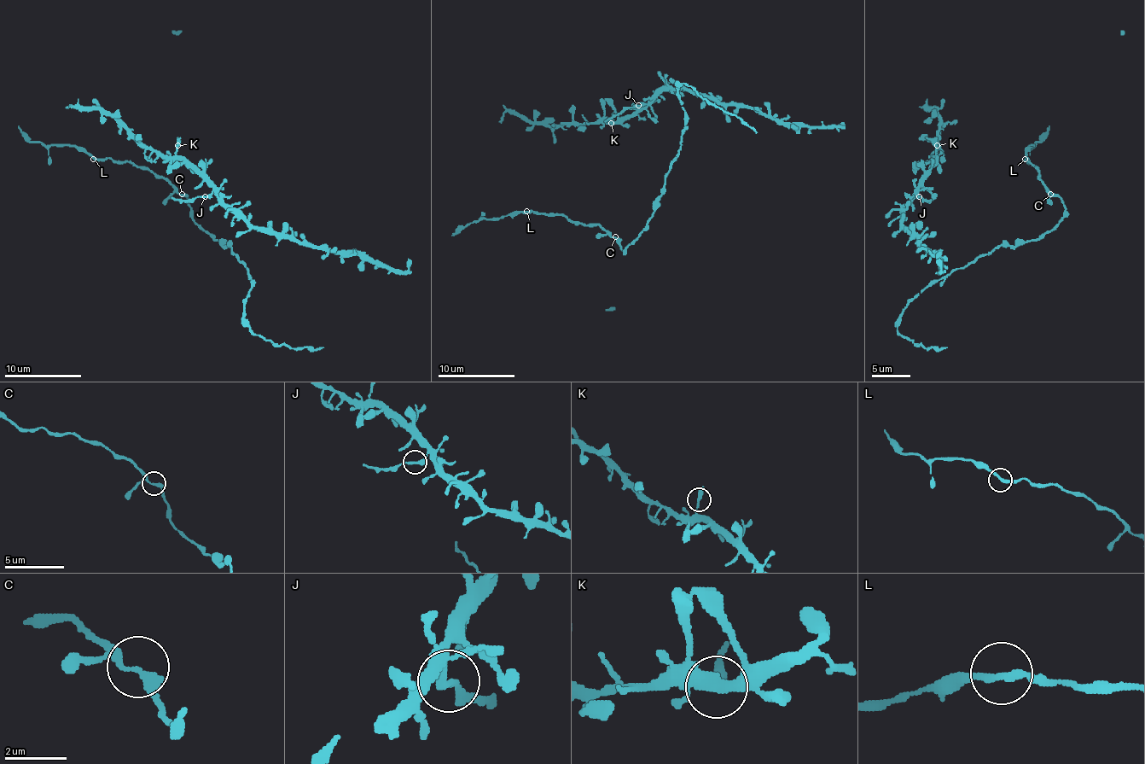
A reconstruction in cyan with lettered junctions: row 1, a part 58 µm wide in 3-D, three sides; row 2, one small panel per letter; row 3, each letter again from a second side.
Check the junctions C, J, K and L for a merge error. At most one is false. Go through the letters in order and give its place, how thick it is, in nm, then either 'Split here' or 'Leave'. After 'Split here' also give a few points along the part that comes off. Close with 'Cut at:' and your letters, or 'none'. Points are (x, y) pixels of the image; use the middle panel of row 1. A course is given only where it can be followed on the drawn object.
C: Place: (615, 236). Thickness 260 nm. Leave
J: Place: (638, 105). Thickness 240 nm. Split here. Course of the part to remove: (638, 106), (623, 109), (605, 121)
K: Place: (611, 123). Thickness 300 nm. Leave
L: Place: (526, 211). Thickness 220 nm. Leave
Cut at: J

